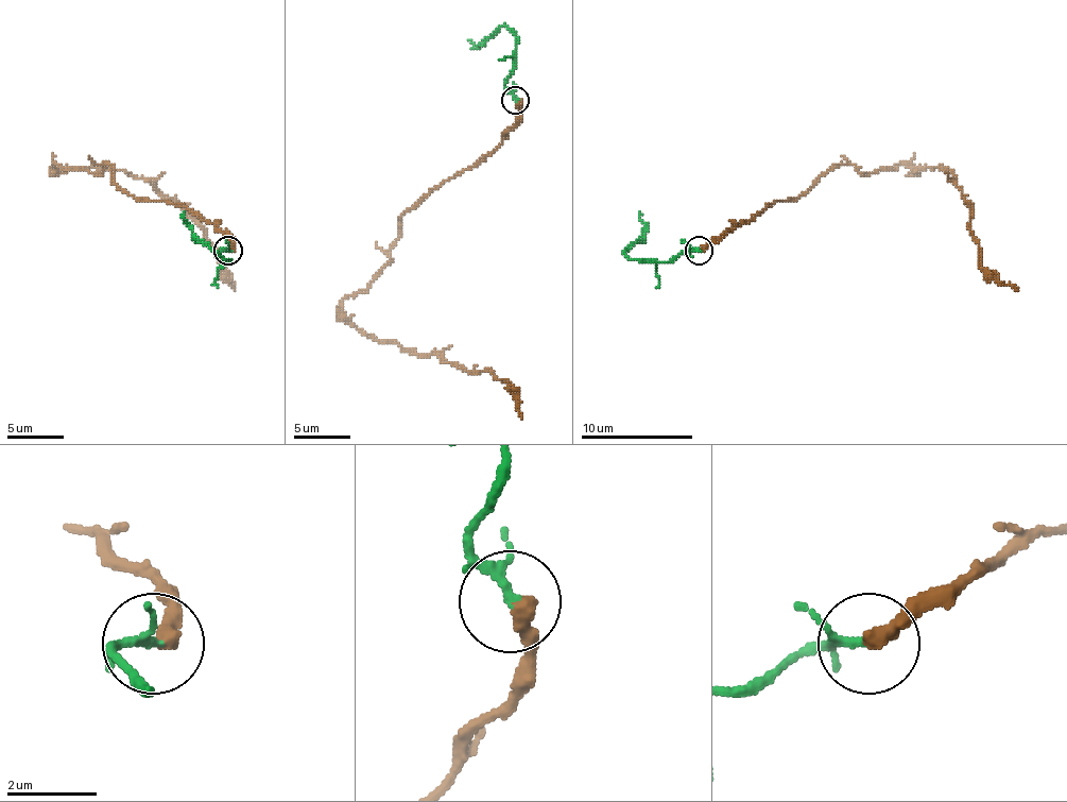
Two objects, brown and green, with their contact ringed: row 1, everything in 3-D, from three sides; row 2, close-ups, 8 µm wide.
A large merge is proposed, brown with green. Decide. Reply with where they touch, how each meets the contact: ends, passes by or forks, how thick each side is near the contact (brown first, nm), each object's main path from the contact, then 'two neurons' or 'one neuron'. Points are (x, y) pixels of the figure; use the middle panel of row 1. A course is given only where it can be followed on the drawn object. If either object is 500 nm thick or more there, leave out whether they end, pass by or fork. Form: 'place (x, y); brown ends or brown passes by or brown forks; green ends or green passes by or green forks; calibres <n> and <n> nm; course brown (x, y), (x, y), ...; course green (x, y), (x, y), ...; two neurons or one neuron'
place (515, 100); brown ends; green passes by; calibres 360 and 140 nm; course brown (516, 99), (518, 121), (401, 217), (381, 273), (342, 301), (342, 312), (379, 340), (504, 379), (521, 419); course green (516, 99), (504, 85), (513, 68), (516, 37), (499, 26), (479, 46), (471, 40); one neuron

